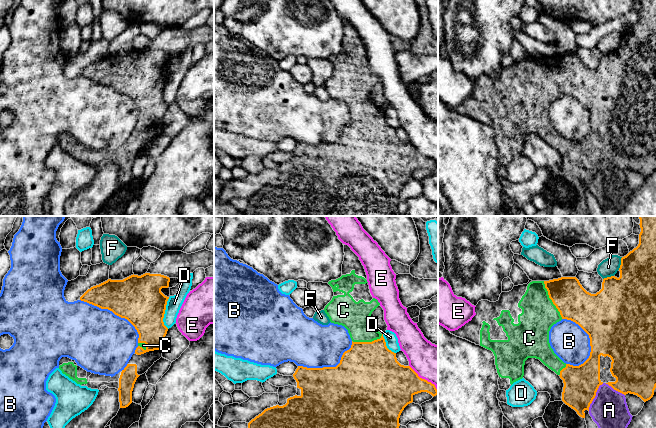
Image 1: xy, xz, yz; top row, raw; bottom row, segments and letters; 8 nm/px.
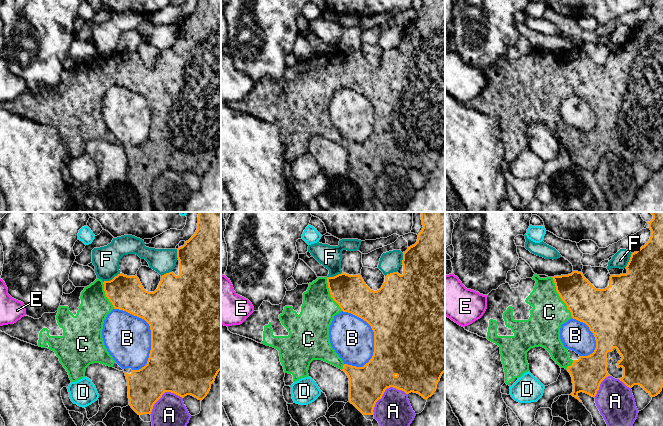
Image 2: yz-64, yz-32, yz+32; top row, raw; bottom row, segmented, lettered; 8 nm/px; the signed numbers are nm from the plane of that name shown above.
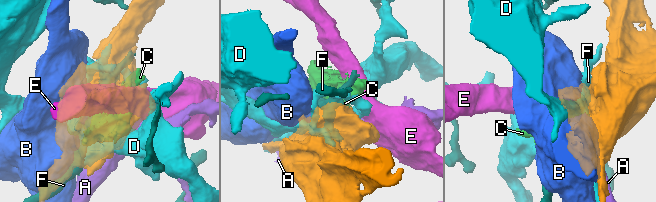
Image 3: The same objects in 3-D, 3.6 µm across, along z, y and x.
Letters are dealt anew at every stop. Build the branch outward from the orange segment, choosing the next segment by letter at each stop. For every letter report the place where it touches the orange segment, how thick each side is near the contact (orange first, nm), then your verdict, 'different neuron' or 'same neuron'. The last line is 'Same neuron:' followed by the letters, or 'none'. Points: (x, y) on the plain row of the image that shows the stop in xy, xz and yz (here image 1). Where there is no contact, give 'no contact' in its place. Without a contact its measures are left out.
A: yz (595, 171) | 280/300 nm | different neuron
B: yz (589, 113) | 500/300 nm | different neuron
C: yz (551, 75) | 280/280 nm | same neuron
D: xy (164, 89) | 380/120 nm | different neuron
E: xz (424, 155) | 340/300 nm | different neuron
F: yz (621, 39) | 340/140 nm | different neuron
Same neuron: C

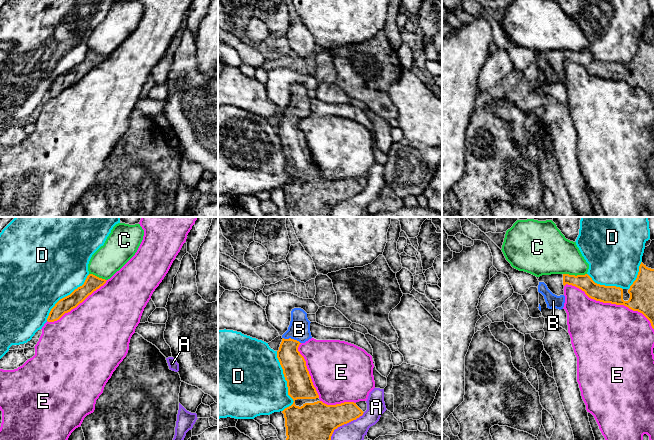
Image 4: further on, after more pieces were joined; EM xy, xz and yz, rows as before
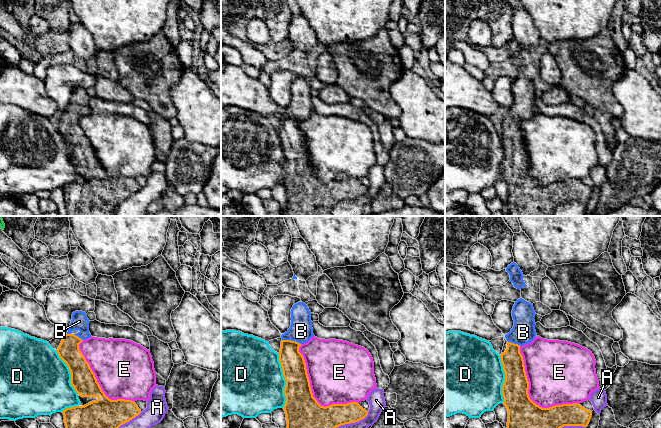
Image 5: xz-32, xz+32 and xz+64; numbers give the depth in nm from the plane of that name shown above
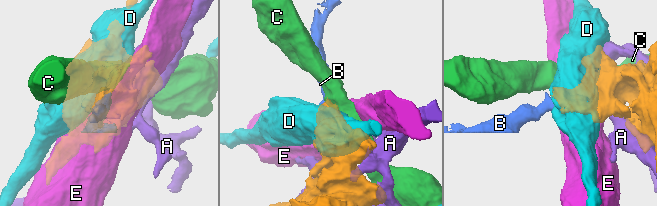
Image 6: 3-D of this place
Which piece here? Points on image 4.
A: xz (344, 199) | 340/260 nm | different neuron
B: xz (292, 115) | 190/180 nm | same neuron
C: yz (574, 51) | 130/320 nm | different neuron
D: xz (287, 158) | 200/480 nm | different neuron
E: yz (611, 79) | 190/500 nm | different neuron
Same neuron: B

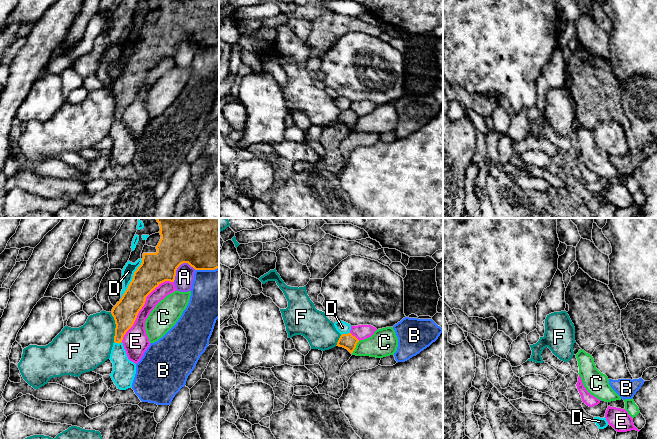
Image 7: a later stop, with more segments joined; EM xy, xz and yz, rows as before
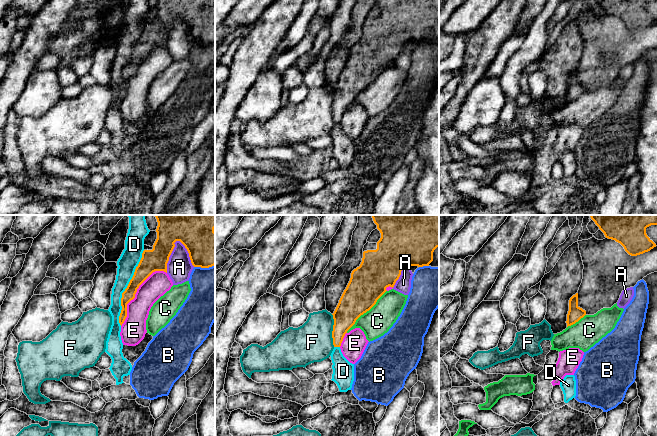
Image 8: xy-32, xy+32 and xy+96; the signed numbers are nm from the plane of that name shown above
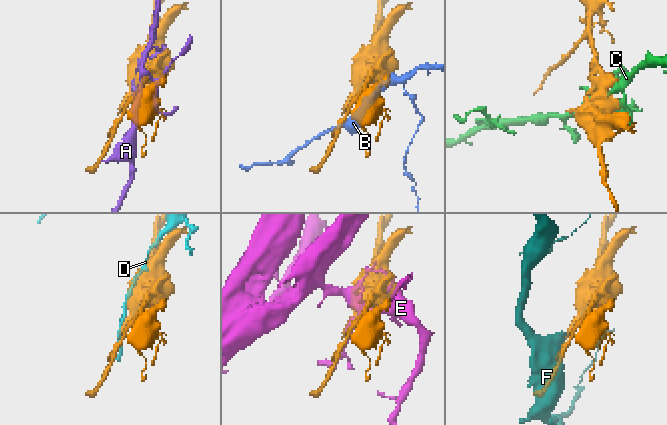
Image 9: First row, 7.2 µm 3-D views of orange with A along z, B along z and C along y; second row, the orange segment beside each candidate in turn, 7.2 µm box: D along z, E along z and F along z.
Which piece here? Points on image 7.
A: xy (179, 41) | 360/150 nm | different neuron
B: xy (206, 45) | 360/380 nm | different neuron
C: xz (355, 123) | 120/220 nm | different neuron
D: xy (132, 55) | 260/100 nm | different neuron
E: xy (143, 81) | 220/160 nm | different neuron
F: xy (116, 103) | 200/340 nm | different neuron
Same neuron: none

